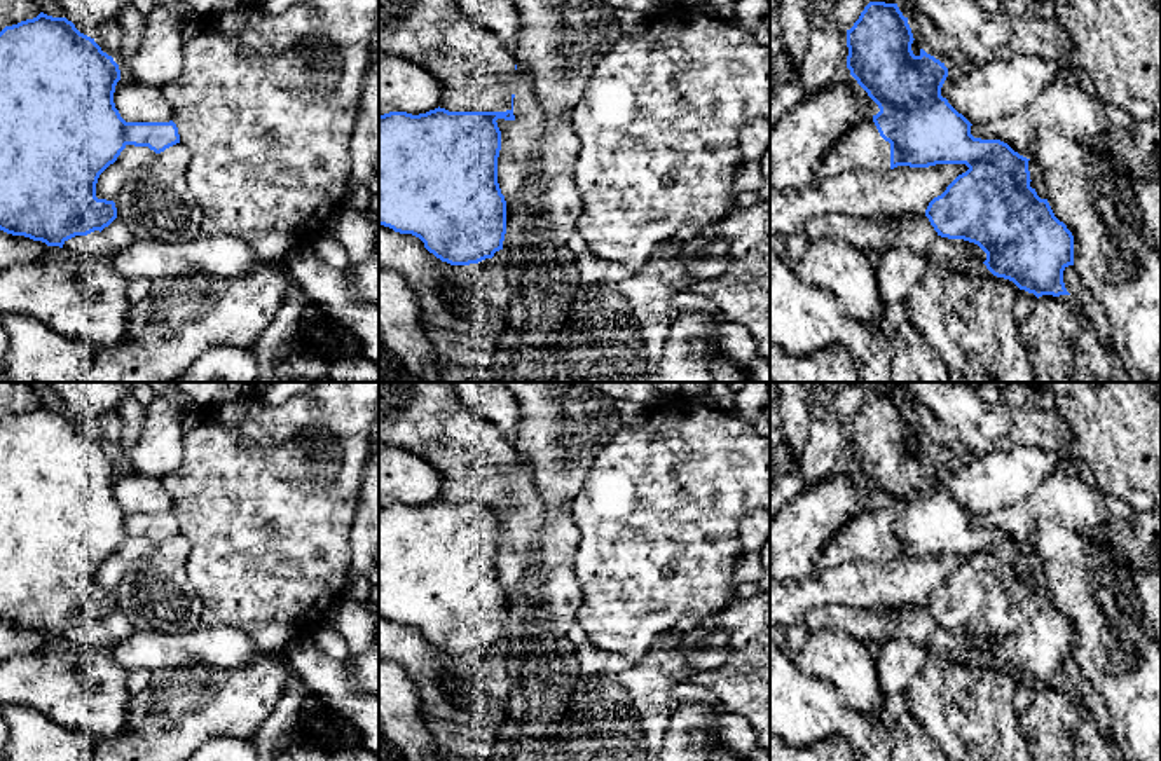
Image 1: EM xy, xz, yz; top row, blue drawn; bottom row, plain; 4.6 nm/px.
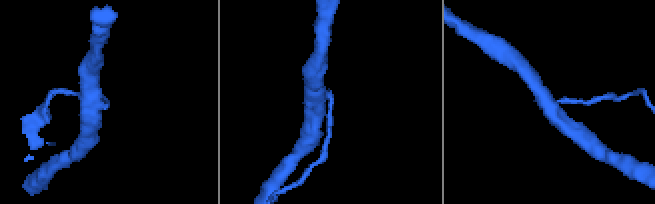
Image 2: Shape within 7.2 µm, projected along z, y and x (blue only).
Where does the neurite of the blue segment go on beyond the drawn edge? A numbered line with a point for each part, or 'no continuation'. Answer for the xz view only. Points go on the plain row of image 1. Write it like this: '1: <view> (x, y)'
1: xz (474, 458)

